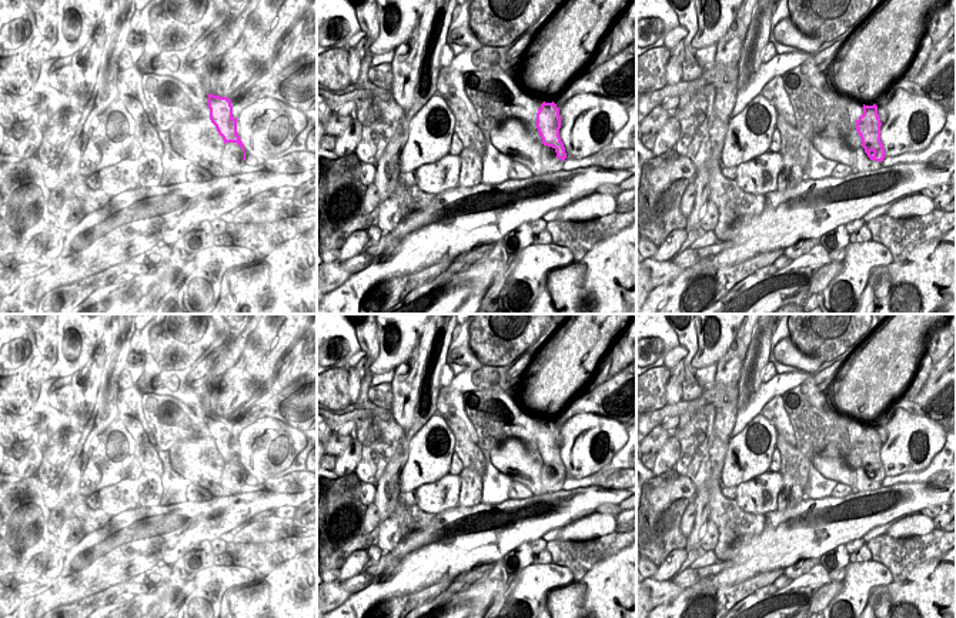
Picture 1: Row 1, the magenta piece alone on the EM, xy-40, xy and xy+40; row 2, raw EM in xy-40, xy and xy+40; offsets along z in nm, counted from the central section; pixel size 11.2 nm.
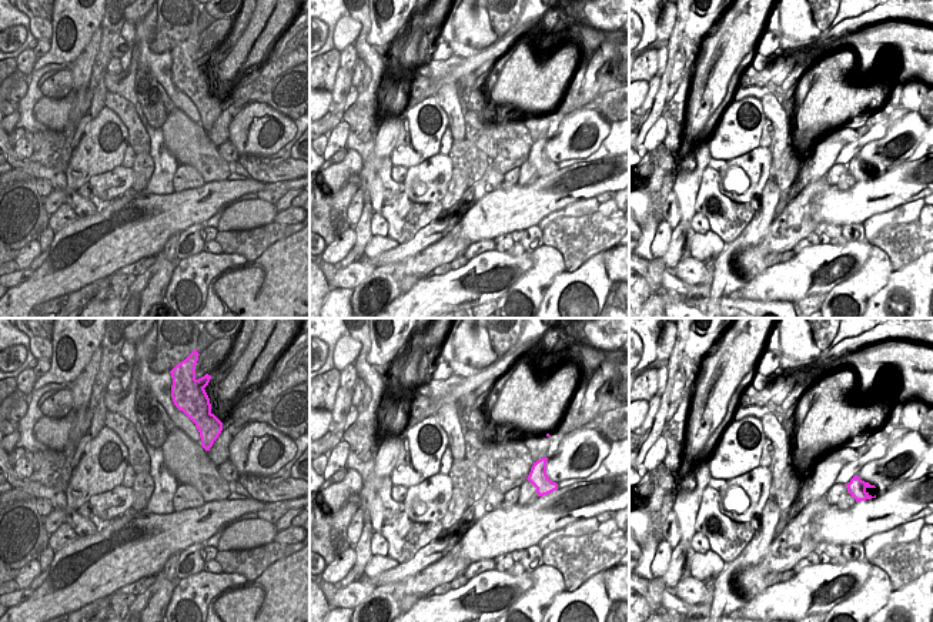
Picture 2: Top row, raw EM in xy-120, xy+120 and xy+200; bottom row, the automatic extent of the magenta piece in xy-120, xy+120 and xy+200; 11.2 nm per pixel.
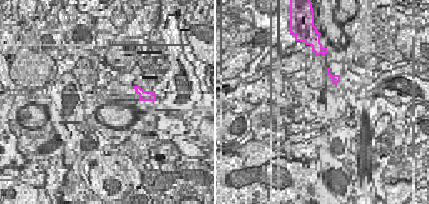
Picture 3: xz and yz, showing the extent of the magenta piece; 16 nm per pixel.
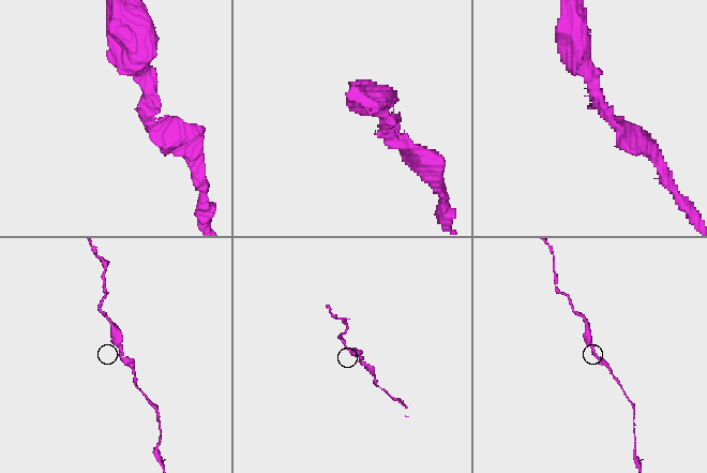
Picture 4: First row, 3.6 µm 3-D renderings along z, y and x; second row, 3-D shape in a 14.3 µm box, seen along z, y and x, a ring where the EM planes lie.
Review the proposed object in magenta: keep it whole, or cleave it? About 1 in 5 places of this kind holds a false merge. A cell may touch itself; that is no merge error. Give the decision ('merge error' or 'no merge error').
no merge error

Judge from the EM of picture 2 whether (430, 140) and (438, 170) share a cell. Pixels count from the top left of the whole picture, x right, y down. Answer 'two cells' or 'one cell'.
two cells

